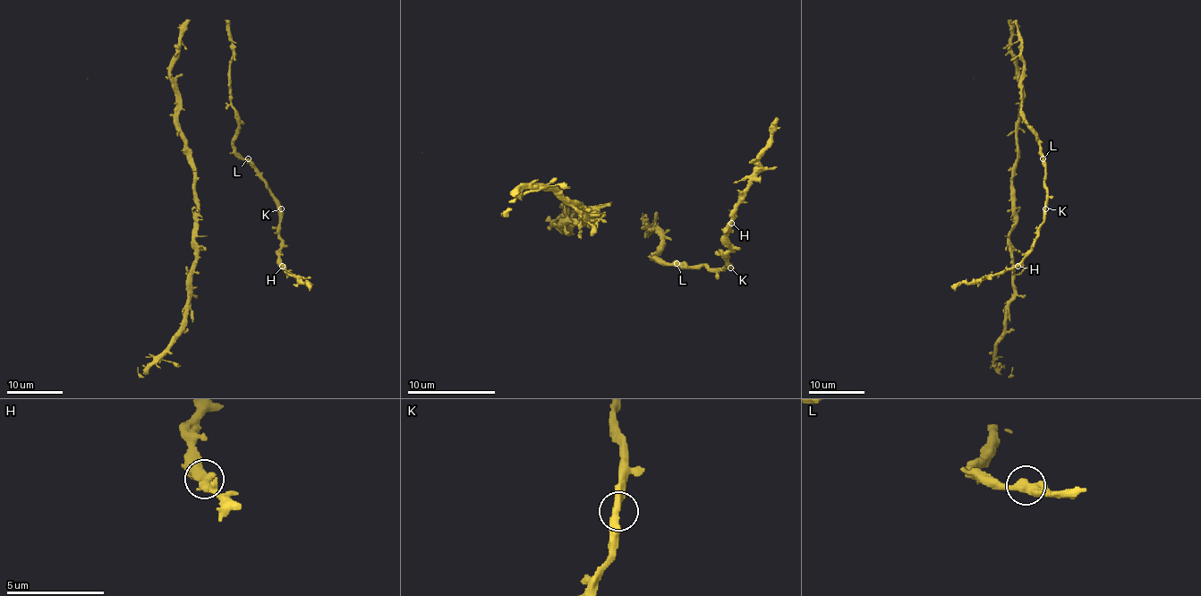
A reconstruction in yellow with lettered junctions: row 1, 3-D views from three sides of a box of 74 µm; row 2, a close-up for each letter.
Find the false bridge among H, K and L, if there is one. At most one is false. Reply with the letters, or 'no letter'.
no letter

